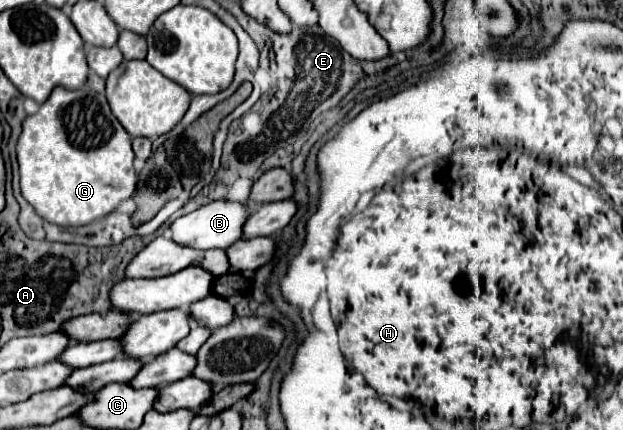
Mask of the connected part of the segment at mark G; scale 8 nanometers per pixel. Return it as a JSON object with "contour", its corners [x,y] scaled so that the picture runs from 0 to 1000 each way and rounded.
{"contour":[[[90,202],[77,235],[71,235],[64,244],[64,258],[55,267],[45,267],[39,291],[35,291],[35,314],[29,323],[29,384],[32,384],[32,435],[35,435],[35,453],[42,458],[42,467],[48,467],[48,477],[55,477],[55,486],[61,486],[61,500],[87,523],[96,528],[125,528],[125,523],[138,523],[148,519],[173,495],[180,495],[193,467],[209,463],[215,440],[218,440],[218,421],[222,407],[215,398],[215,351],[212,351],[212,319],[202,309],[202,300],[193,291],[193,281],[186,281],[186,272],[180,267],[170,226],[164,216],[151,216],[144,207],[122,207],[122,212],[109,212],[103,202]]]}

